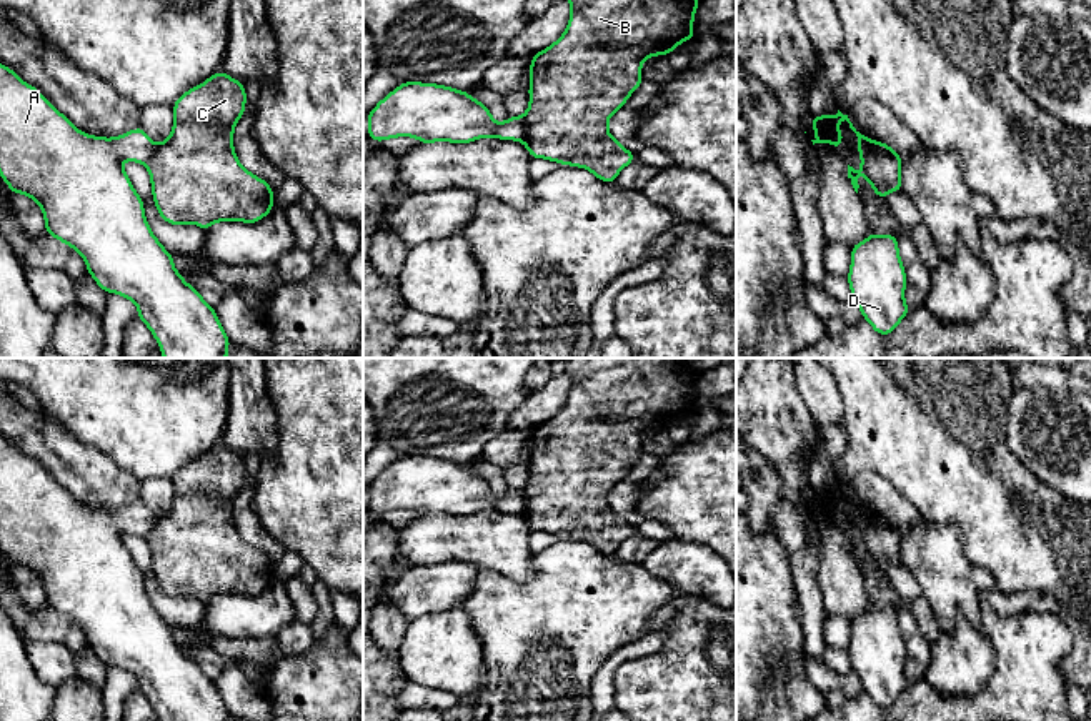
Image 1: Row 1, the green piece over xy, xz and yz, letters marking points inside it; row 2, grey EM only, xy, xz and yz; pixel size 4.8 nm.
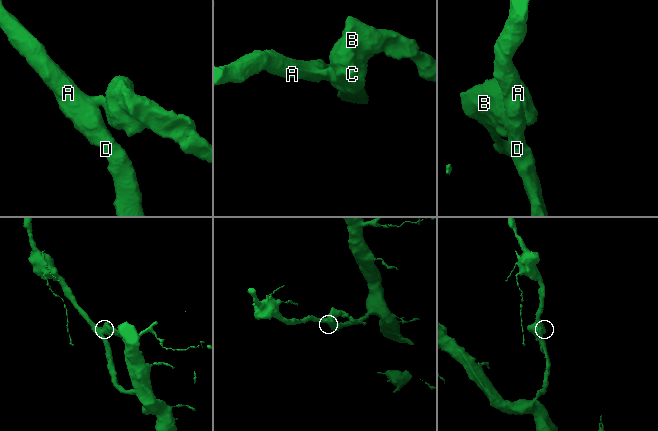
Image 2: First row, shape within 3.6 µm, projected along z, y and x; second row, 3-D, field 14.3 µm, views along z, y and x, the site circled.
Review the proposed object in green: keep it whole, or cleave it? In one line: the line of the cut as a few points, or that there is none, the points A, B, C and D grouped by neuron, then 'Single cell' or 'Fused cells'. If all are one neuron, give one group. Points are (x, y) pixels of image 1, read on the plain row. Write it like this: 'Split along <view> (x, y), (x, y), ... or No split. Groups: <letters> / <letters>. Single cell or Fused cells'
Split along yz (868, 513), (880, 525), (891, 523). Groups: A D / B C. Fused cells

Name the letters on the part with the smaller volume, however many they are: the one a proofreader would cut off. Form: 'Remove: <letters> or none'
Remove: B, C

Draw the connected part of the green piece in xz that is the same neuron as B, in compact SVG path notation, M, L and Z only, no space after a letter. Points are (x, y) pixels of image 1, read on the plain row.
M570 358L566 373L571 390L565 406L531 430L523 516L533 531L581 540L611 556L636 528L610 508L608 493L643 455L645 431L695 413L693 391L701 373L683 358Z

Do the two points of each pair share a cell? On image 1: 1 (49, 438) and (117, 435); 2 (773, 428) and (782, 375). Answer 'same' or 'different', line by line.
1: different
2: same

